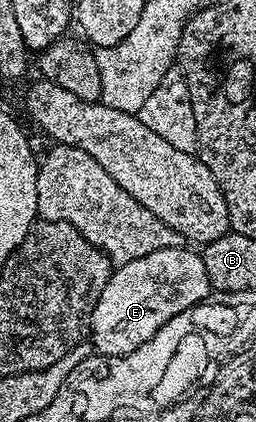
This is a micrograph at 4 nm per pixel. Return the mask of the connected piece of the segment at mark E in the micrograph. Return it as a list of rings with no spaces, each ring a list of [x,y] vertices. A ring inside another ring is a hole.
[[[186,246],[157,249],[149,257],[118,264],[112,270],[105,289],[91,314],[89,339],[94,350],[101,355],[128,355],[133,353],[161,325],[177,313],[190,311],[212,294],[213,288],[205,273],[203,256],[198,250],[187,251]]]

